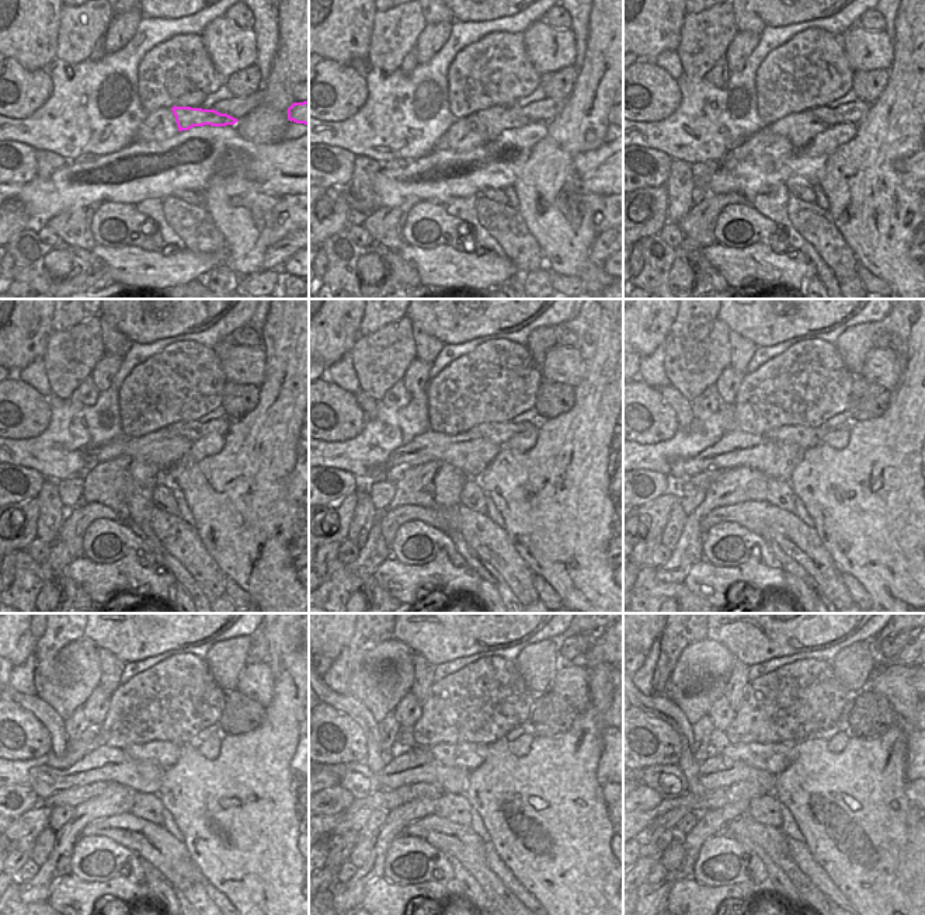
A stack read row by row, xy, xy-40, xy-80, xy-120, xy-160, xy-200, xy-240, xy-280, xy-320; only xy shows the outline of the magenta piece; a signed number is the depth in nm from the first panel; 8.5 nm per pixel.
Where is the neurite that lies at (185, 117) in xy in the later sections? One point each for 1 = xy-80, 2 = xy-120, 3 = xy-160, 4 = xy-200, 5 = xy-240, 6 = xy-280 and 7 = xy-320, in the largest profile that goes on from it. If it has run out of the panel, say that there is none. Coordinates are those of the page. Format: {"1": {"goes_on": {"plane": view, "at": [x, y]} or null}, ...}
{"1": {"goes_on": {"plane": "xy-80", "at": [800, 128]}}, "2": {"goes_on": {"plane": "xy-120", "at": [163, 448]}}, "3": {"goes_on": {"plane": "xy-160", "at": [470, 456]}}, "4": {"goes_on": {"plane": "xy-200", "at": [772, 458]}}, "5": {"goes_on": {"plane": "xy-240", "at": [103, 764]}}, "6": {"goes_on": {"plane": "xy-280", "at": [411, 765]}}, "7": {"goes_on": {"plane": "xy-320", "at": [715, 772]}}}

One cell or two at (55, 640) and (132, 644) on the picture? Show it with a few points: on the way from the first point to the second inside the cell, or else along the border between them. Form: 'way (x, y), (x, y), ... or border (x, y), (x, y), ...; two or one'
border (86, 628), (82, 635); two

